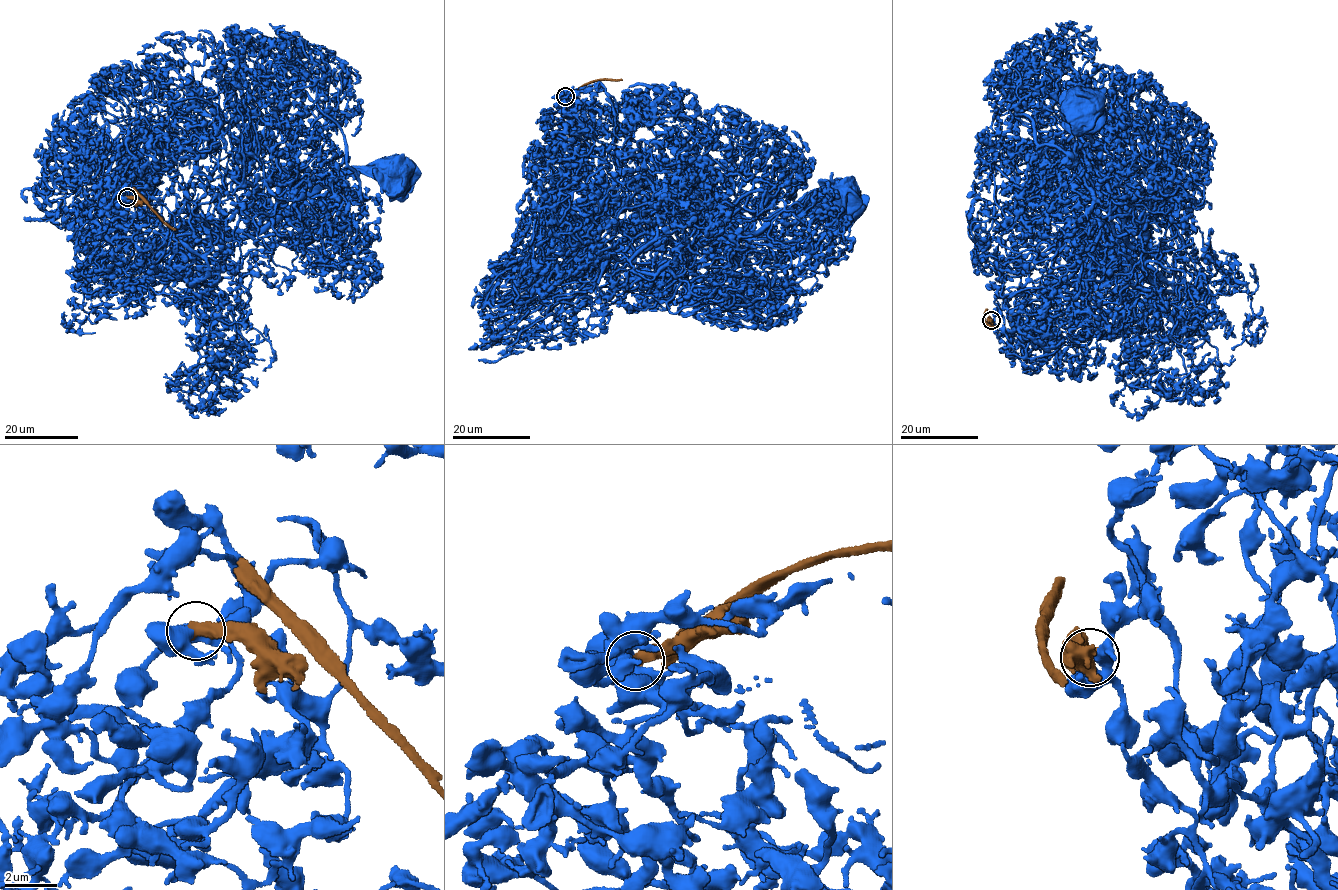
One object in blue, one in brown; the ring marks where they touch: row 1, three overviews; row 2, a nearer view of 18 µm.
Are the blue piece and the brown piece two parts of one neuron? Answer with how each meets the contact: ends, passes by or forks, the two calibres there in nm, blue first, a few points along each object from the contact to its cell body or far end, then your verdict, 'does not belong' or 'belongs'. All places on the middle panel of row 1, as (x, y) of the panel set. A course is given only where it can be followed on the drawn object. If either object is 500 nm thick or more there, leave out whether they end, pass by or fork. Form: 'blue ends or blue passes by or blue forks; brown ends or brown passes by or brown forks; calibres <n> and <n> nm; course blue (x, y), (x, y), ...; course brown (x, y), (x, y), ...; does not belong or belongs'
blue forks; brown ends; calibres 440 and 480 nm; course blue (564, 96), (625, 184), (672, 200), (675, 243), (725, 244), (800, 204), (838, 206); course brown (565, 96), (573, 96), (585, 85), (602, 79), (622, 79); does not belong

